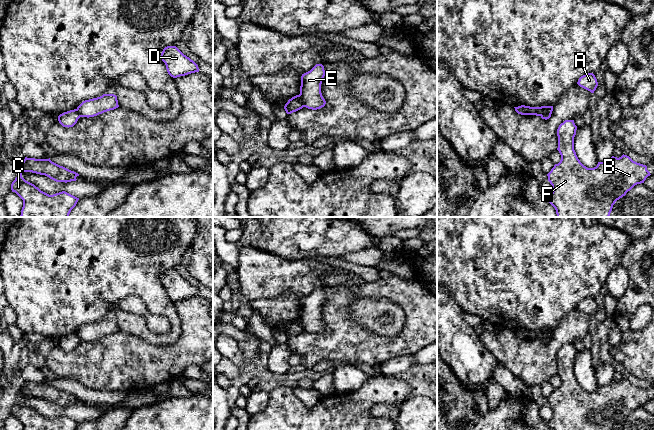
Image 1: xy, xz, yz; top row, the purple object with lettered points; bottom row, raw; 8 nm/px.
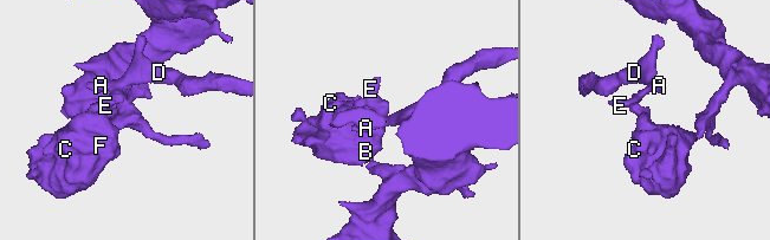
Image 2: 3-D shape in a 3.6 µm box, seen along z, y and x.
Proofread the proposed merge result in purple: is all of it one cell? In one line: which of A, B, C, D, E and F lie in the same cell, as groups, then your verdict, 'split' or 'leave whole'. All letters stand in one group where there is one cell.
groups A D E / B C F; split

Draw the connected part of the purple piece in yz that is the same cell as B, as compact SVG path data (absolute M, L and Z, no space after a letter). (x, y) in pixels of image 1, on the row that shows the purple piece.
M565 120L557 129L557 150L561 160L547 174L553 189L547 200L555 208L557 217L609 217L615 202L635 185L644 183L651 174L646 165L624 154L619 158L612 156L609 160L598 162L594 168L587 168L574 150L576 130L574 120Z

